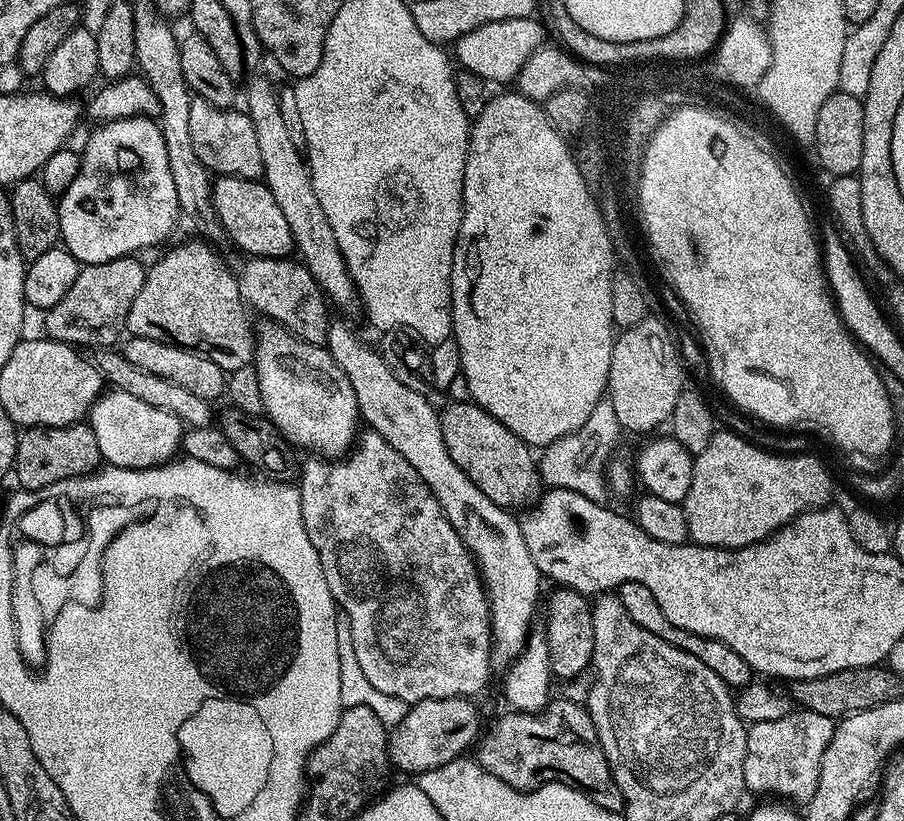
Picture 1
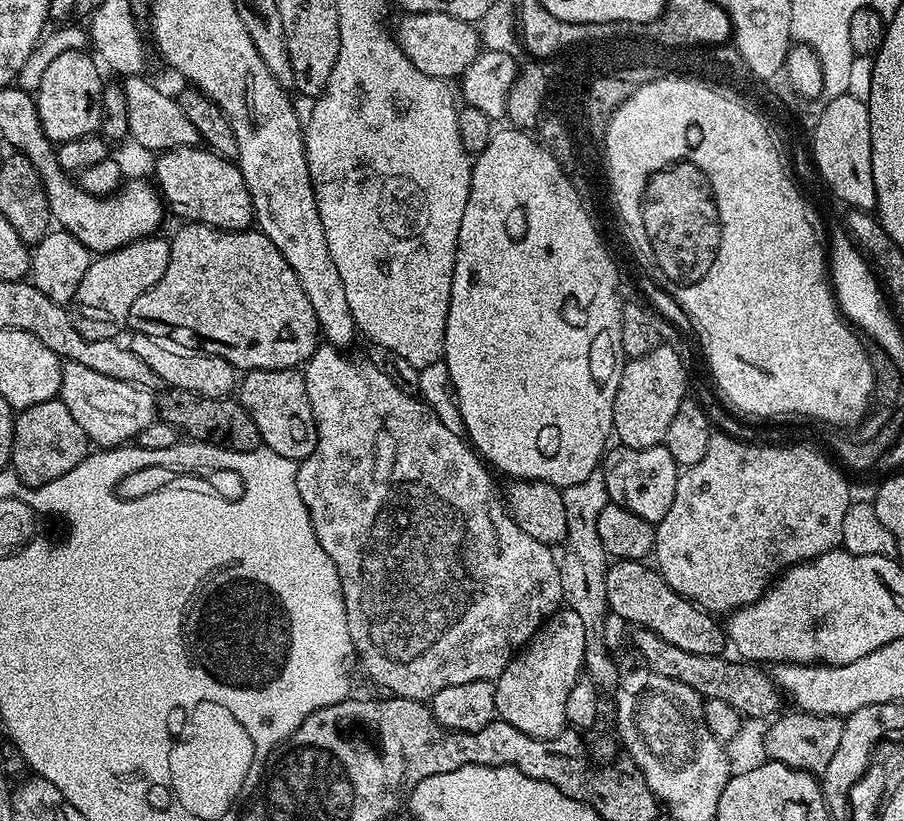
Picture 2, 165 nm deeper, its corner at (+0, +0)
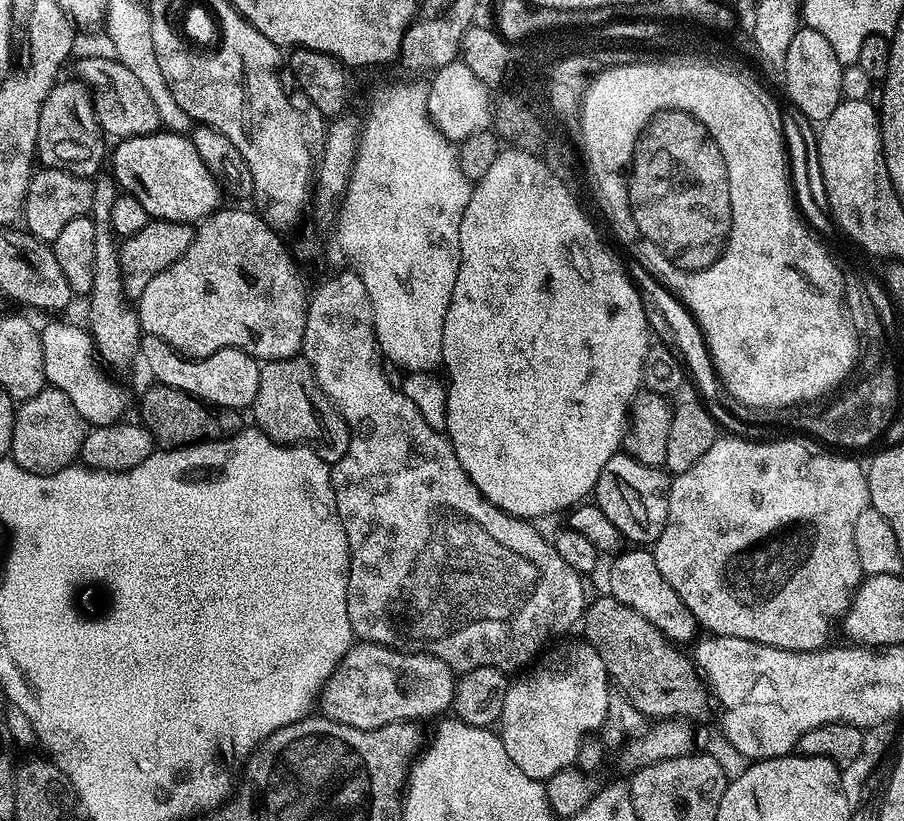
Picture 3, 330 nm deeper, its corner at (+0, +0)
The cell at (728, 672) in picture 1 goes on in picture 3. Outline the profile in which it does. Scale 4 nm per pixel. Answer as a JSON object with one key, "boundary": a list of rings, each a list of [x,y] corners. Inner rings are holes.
{"boundary":[[[640,546],[631,550],[633,552],[621,551],[613,559],[617,560],[608,572],[607,591],[618,602],[622,602],[622,606],[642,614],[642,618],[646,618],[646,622],[650,622],[650,626],[657,628],[666,639],[680,646],[688,646],[684,645],[688,643],[691,645],[697,639],[698,625],[694,614],[690,614],[690,606],[686,606],[686,602],[682,602],[682,598],[674,594],[674,586],[670,586],[666,578],[662,578],[662,570],[658,570],[651,551]]]}

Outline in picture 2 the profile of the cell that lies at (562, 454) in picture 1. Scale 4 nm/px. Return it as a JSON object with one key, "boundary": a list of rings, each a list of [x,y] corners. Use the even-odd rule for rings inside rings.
{"boundary":[[[594,474],[574,486],[563,489],[566,502],[566,524],[568,526],[568,538],[563,549],[564,557],[559,557],[560,577],[562,578],[563,603],[586,626],[586,665],[587,679],[601,692],[615,693],[620,685],[622,668],[614,661],[608,660],[608,644],[604,641],[604,619],[609,619],[610,609],[606,598],[606,574],[610,557],[604,551],[602,538],[598,538],[596,527],[598,526],[598,514],[608,505],[608,491],[603,475]]]}

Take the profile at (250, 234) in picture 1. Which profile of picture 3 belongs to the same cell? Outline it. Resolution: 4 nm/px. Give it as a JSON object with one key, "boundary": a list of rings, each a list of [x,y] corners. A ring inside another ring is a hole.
{"boundary":[[[161,130],[151,132],[148,136],[129,136],[121,139],[116,149],[111,149],[110,164],[112,160],[113,175],[116,177],[117,185],[127,195],[138,198],[142,206],[146,206],[149,217],[157,220],[173,220],[179,224],[195,225],[201,220],[208,219],[213,212],[221,207],[222,197],[221,185],[212,176],[212,171],[198,158],[198,150],[194,150],[191,139],[179,132]]]}

